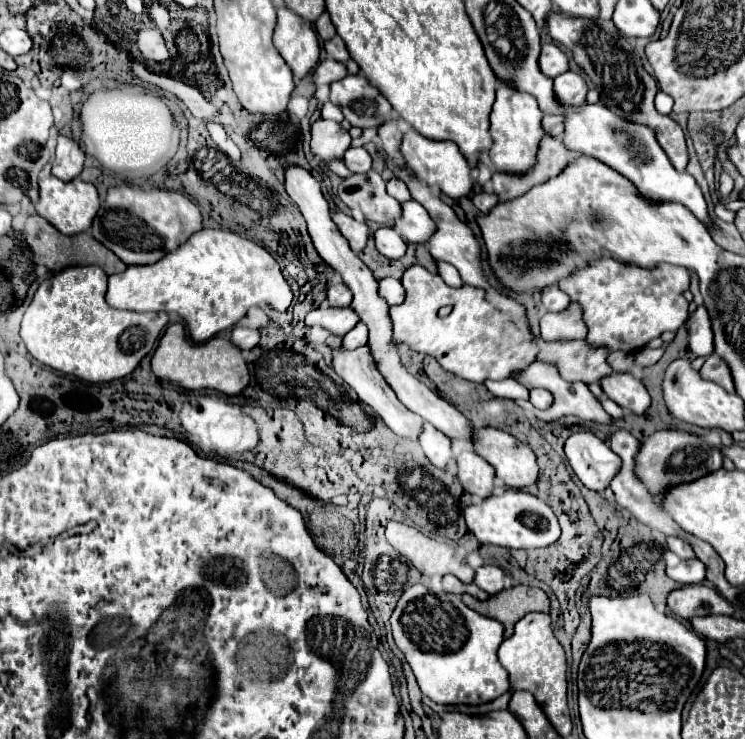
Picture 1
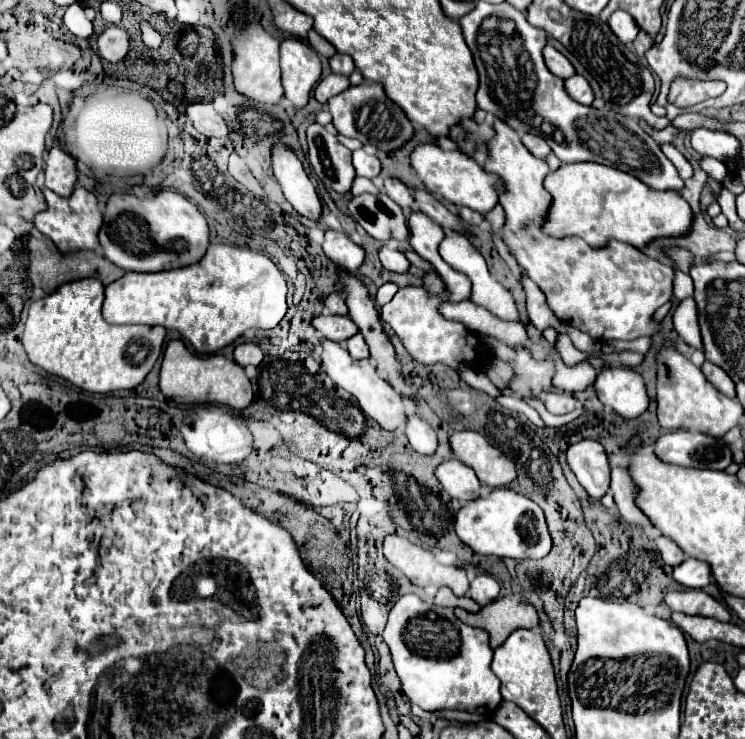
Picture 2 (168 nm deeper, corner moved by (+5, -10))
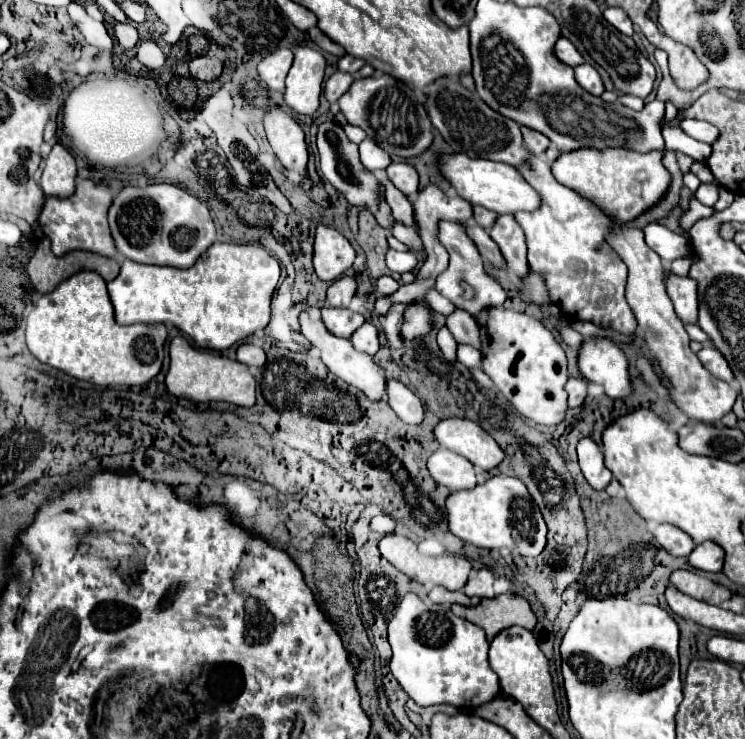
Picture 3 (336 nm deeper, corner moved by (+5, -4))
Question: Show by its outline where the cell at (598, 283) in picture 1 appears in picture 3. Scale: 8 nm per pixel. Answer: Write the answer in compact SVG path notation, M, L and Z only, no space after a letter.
M538 157L530 159L530 167L522 165L518 171L542 195L542 207L532 213L514 213L516 221L526 233L528 265L546 279L546 287L554 305L562 307L572 319L592 321L598 327L616 329L632 335L636 317L626 303L626 265L618 253L606 243L608 217L584 201L572 189L554 181L550 167Z

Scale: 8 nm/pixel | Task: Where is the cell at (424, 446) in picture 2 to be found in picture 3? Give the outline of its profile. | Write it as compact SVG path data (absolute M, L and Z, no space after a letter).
M386 379L386 397L388 397L388 405L402 421L410 425L418 425L422 421L424 417L422 401L402 381Z

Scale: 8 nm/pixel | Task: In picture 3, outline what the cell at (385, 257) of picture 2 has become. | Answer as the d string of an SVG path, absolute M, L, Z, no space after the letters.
M388 251L386 255L386 265L390 271L394 273L406 273L406 271L412 271L416 265L418 265L418 257L412 253L412 251Z

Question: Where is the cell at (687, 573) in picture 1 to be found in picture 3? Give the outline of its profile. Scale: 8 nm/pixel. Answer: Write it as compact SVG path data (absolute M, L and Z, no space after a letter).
M704 541L702 545L694 547L688 559L694 567L708 571L708 573L716 573L716 571L722 571L724 551L720 549L720 545L714 545L712 541Z

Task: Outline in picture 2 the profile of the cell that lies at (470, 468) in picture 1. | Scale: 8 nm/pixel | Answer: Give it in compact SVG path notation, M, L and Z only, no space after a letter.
M458 459L444 461L436 467L436 477L442 483L444 491L458 499L460 503L468 503L480 497L480 481L472 467L464 465Z

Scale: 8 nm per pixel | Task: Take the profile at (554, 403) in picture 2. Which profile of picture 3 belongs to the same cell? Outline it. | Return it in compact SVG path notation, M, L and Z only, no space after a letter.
M570 377L568 383L566 383L568 405L570 407L580 407L586 399L586 389L588 389L588 381L584 377Z

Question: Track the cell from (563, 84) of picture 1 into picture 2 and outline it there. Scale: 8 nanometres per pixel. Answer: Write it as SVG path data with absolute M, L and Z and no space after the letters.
M572 75L570 79L566 79L564 87L566 87L566 93L580 105L590 105L594 101L594 93L592 93L588 81L580 75Z

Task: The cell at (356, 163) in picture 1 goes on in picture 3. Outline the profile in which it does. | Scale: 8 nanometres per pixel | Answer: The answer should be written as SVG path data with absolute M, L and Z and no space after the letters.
M364 139L360 143L360 159L362 159L364 167L370 169L370 171L386 169L392 163L390 155L382 147L378 147L374 141L370 141L370 139Z

